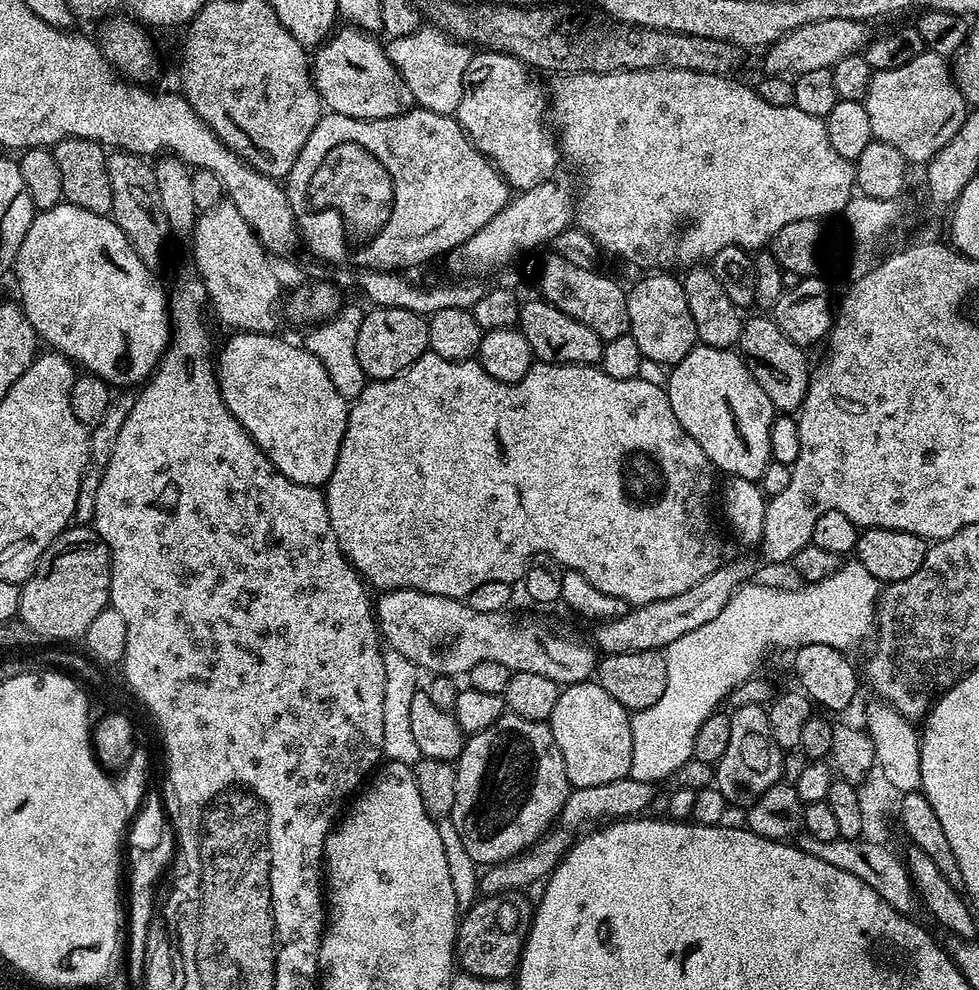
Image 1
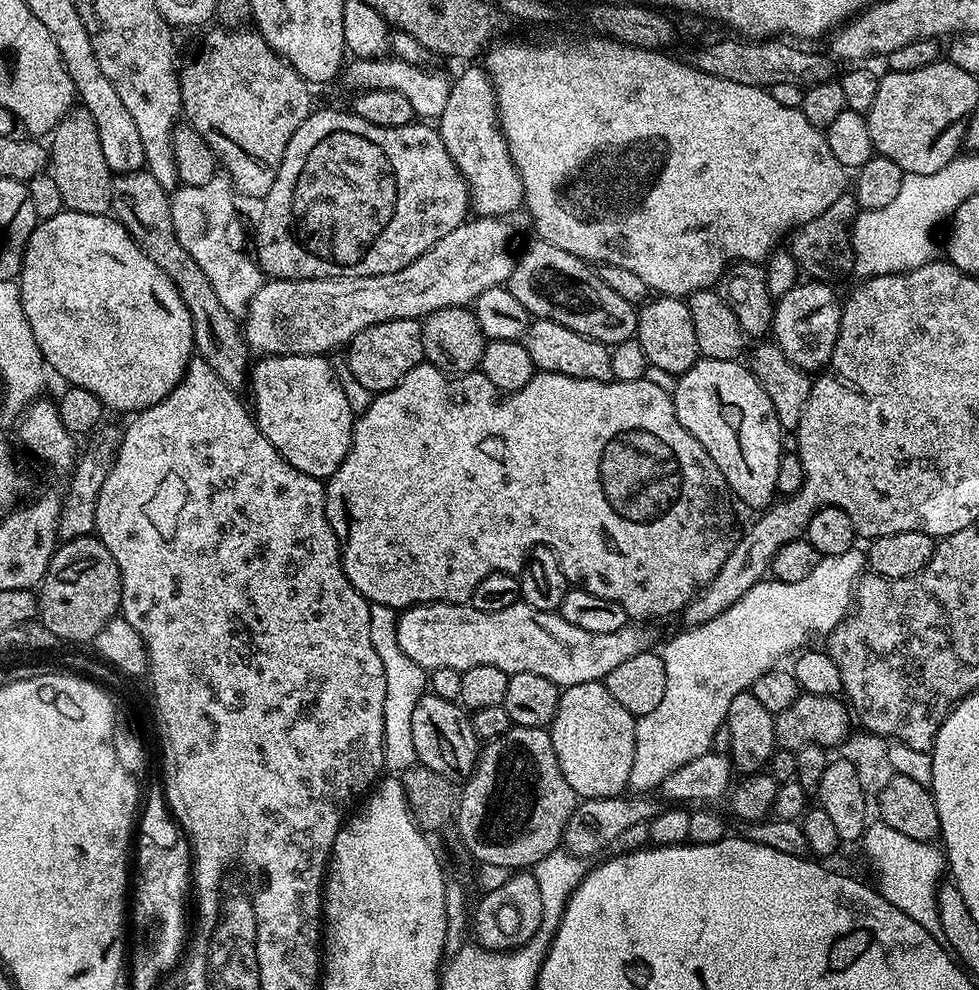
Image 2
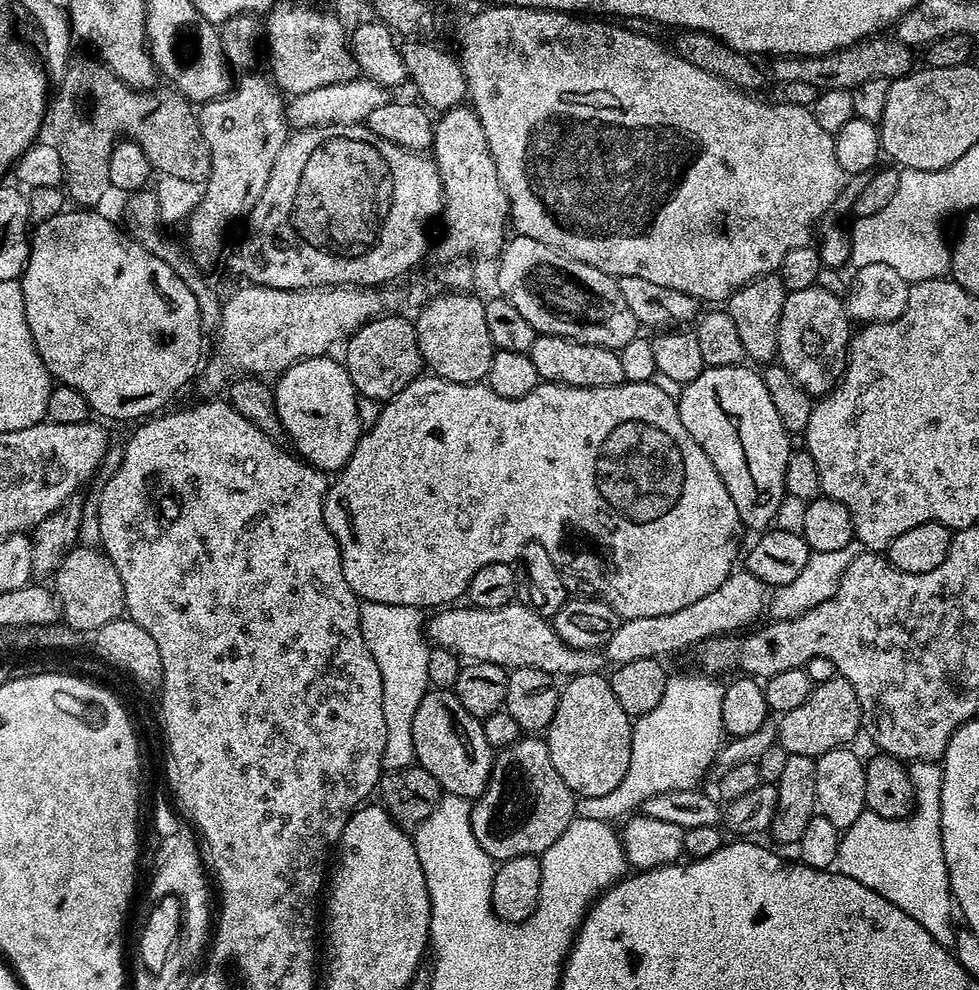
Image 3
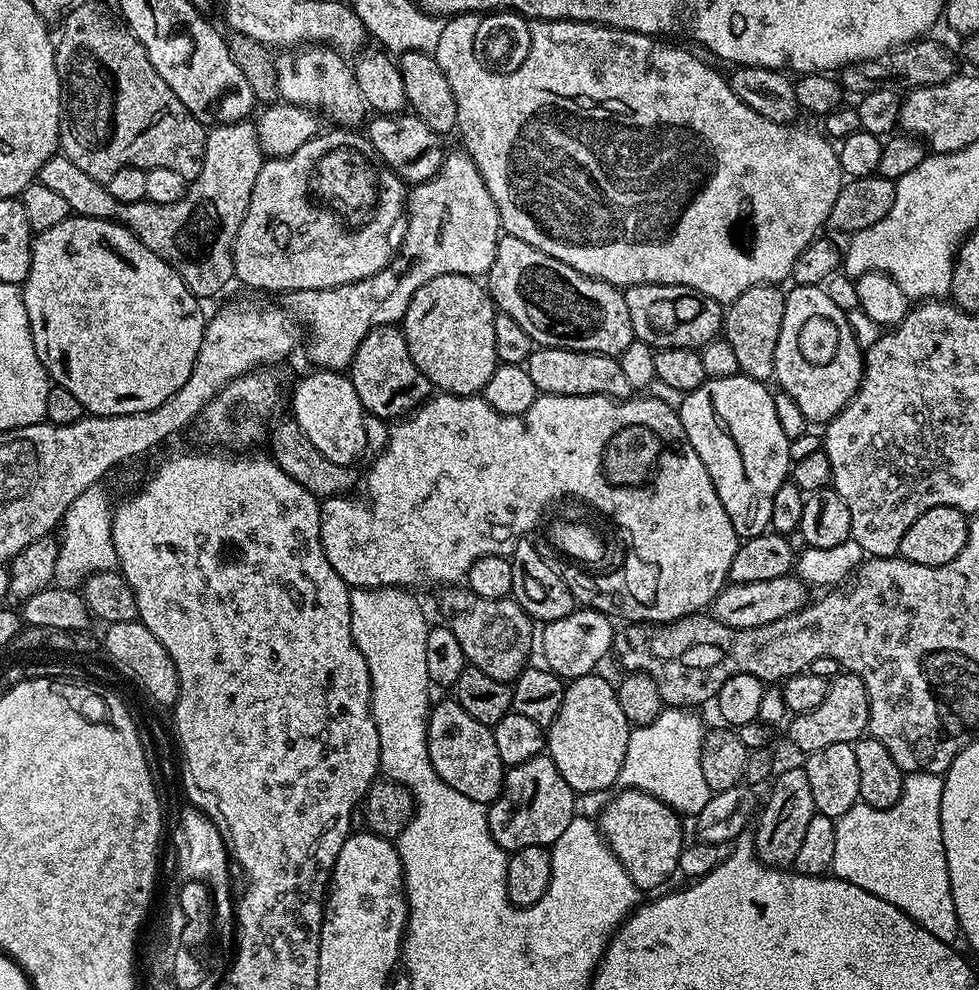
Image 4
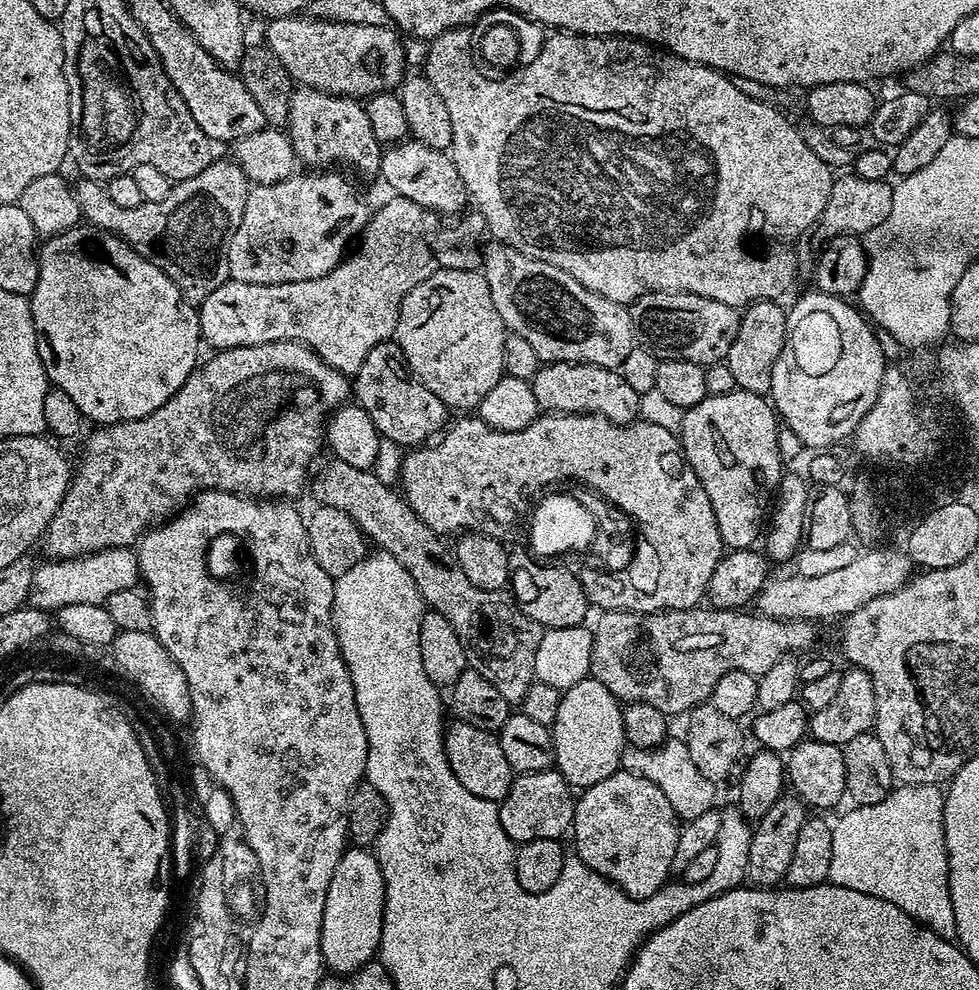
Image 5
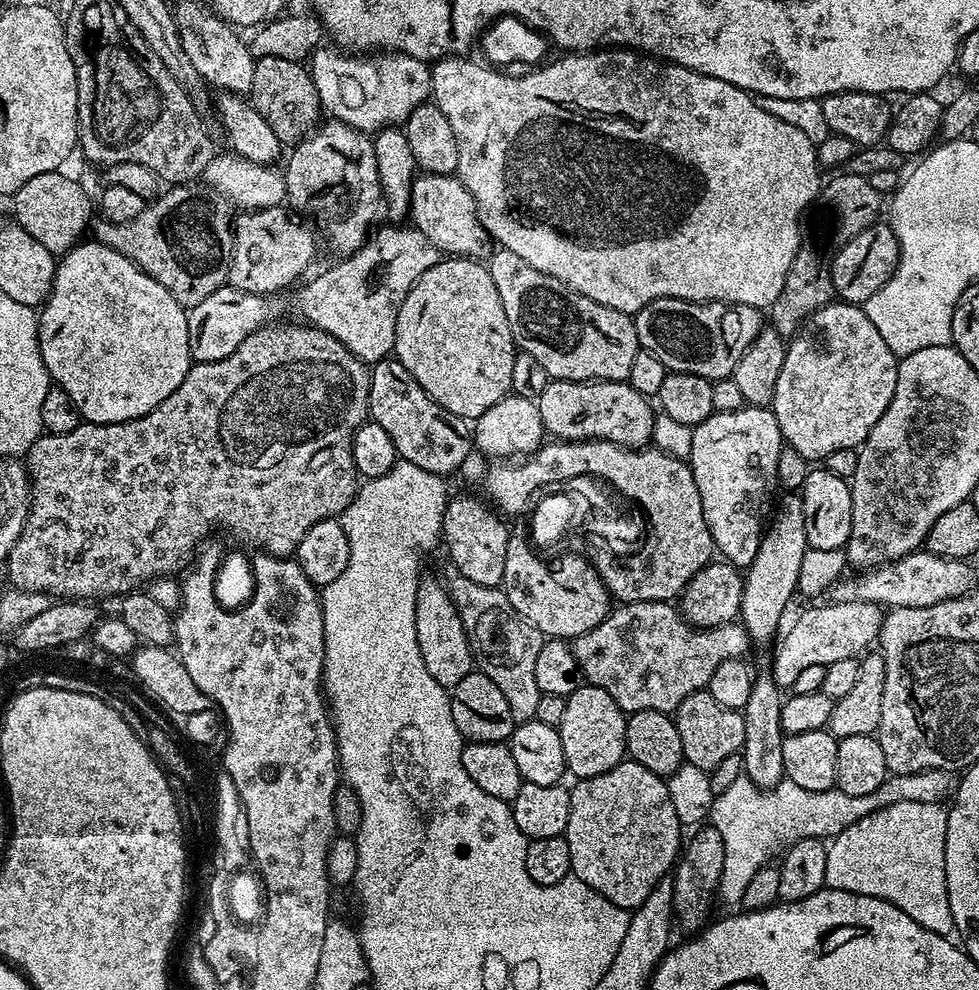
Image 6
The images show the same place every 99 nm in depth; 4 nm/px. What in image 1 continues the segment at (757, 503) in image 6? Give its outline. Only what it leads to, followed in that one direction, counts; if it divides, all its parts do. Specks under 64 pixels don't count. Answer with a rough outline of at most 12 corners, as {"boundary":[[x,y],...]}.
{"boundary":[[745,357],[671,365],[674,418],[713,469],[759,481],[774,409]]}

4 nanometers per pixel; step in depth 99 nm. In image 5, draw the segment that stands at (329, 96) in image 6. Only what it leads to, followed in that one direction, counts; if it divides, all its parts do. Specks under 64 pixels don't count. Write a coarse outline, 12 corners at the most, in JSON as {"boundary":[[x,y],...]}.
{"boundary":[[277,16],[267,48],[335,96],[399,89],[395,27]]}

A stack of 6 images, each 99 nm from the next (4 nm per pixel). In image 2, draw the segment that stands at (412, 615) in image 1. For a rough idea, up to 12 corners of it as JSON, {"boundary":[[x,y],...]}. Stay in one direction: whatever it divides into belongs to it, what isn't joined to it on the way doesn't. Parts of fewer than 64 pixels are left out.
{"boundary":[[523,602],[415,604],[398,646],[425,670],[600,680],[590,632]]}

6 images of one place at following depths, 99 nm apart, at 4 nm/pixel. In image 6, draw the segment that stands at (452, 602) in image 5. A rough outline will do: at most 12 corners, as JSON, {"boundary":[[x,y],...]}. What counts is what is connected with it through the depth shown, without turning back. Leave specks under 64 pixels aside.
{"boundary":[[443,579],[473,665],[535,720],[546,639],[503,587]]}

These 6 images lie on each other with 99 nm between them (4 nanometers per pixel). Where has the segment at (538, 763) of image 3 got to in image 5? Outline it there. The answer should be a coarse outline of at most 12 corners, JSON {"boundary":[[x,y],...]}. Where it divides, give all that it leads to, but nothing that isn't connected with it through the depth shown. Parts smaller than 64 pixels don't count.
{"boundary":[[555,767],[519,773],[499,801],[517,846],[567,837],[574,789]]}

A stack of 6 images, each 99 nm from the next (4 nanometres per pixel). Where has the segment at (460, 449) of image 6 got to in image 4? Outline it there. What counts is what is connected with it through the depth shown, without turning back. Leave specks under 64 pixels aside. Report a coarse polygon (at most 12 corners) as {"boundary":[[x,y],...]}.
{"boundary":[[403,327],[362,338],[350,379],[365,413],[389,422],[434,392]]}

